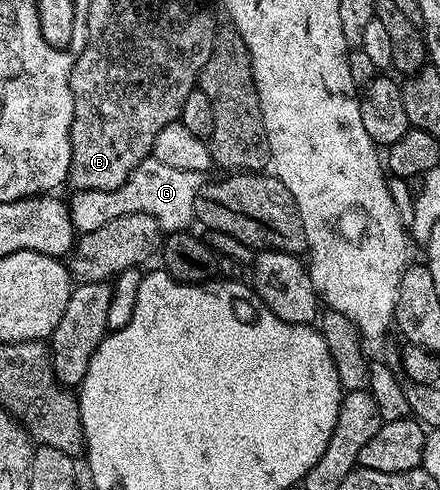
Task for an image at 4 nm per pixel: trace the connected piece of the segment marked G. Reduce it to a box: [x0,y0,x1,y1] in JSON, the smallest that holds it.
[69,156,205,234]

